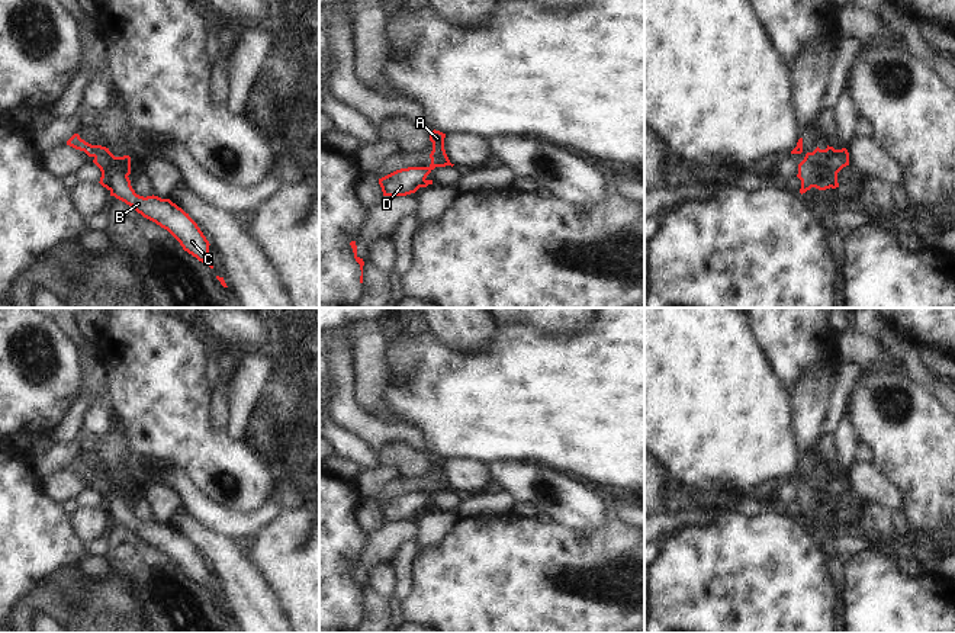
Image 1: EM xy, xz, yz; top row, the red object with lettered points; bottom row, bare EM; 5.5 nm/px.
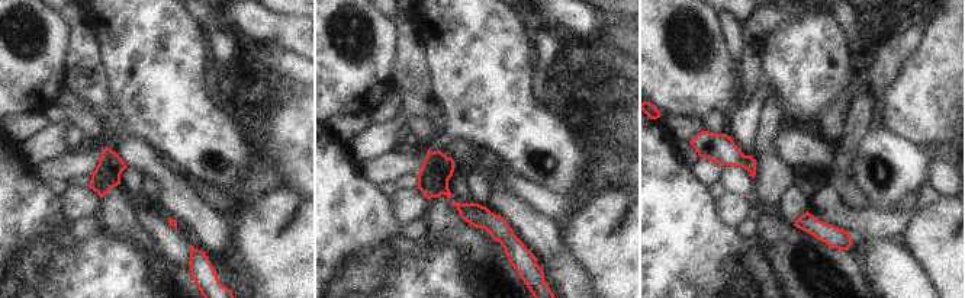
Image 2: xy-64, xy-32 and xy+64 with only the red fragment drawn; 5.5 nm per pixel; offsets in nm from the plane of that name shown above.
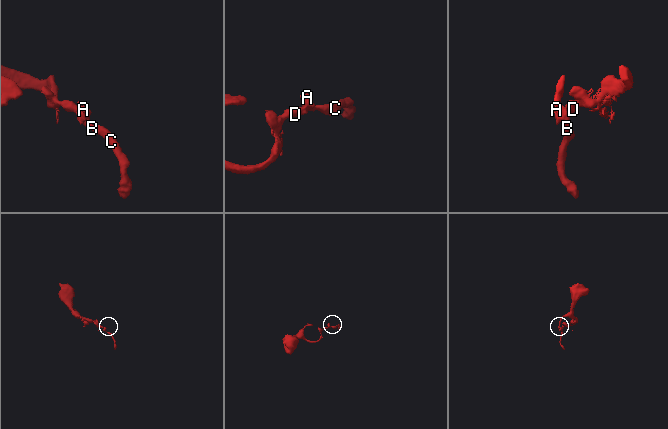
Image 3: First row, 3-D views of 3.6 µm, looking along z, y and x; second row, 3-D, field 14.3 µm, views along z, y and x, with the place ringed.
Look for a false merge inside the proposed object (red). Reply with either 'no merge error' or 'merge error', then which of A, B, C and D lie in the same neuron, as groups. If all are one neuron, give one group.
no merge error; groups A B C D

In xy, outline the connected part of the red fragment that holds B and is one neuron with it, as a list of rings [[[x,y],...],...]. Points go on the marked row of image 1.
[[[74,134],[67,145],[84,151],[93,157],[93,163],[100,168],[100,184],[110,192],[110,196],[132,206],[144,218],[155,222],[167,229],[183,247],[184,251],[196,257],[199,261],[213,269],[210,263],[209,241],[197,226],[197,224],[181,208],[170,199],[158,196],[139,196],[131,186],[131,157],[115,157],[109,148],[91,145]]]

